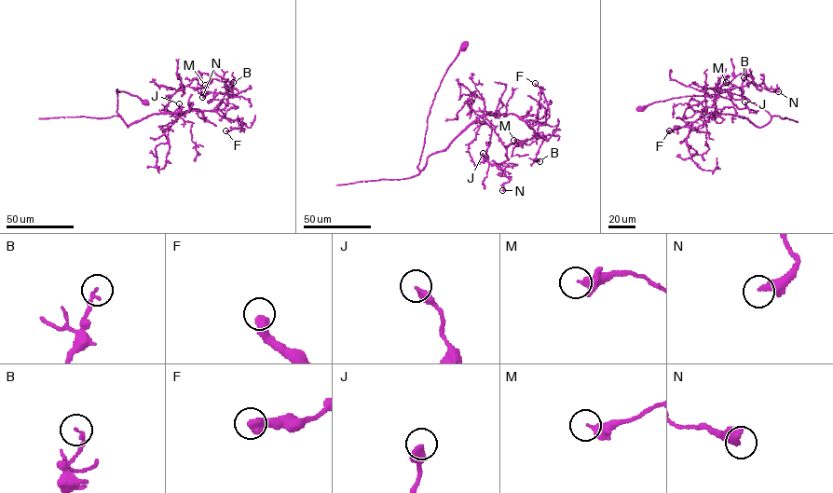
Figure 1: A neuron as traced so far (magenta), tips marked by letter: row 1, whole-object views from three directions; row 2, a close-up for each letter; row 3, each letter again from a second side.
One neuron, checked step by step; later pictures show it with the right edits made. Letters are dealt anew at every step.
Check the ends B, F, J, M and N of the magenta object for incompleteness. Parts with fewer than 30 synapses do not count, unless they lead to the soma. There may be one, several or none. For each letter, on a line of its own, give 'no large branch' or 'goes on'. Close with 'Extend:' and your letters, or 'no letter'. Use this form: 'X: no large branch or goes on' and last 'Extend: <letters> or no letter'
B: no large branch
F: no large branch
J: no large branch
M: no large branch
N: no large branch
Extend: no letter

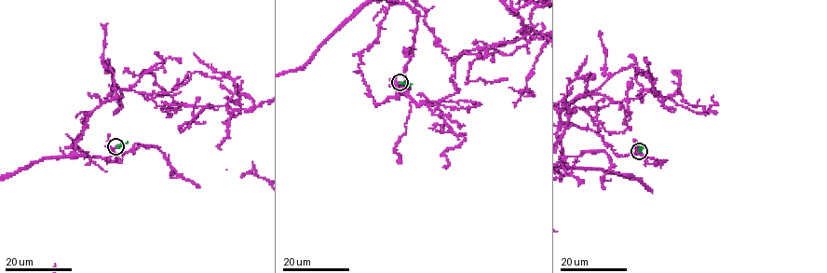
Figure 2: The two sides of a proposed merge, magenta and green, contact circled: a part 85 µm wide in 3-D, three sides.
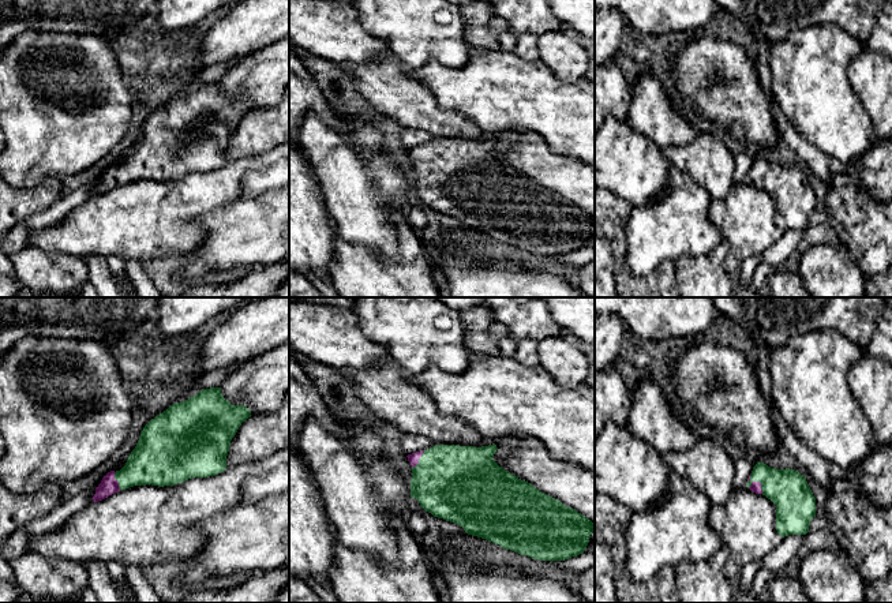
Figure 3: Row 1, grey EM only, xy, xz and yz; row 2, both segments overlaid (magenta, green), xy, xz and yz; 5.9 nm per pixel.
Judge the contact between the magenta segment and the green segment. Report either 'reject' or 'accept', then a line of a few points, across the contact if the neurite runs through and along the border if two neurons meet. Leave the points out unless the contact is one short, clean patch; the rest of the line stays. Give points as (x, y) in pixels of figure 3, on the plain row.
accept

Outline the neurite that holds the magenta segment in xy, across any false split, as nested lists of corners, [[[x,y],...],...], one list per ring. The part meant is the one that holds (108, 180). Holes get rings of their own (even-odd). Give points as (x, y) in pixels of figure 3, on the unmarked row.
[[[221,82],[172,98],[143,121],[125,160],[102,172],[93,196],[134,180],[175,180],[224,166],[231,135],[248,112],[251,105],[232,100]]]

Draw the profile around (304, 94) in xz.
[[[289,45],[289,142],[295,147],[299,123],[308,111],[315,111],[329,124],[336,120],[333,105]]]

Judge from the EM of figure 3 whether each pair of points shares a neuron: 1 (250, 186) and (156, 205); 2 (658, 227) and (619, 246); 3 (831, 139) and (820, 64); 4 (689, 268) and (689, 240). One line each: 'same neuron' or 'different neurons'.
1: different neurons
2: different neurons
3: same neuron
4: different neurons

